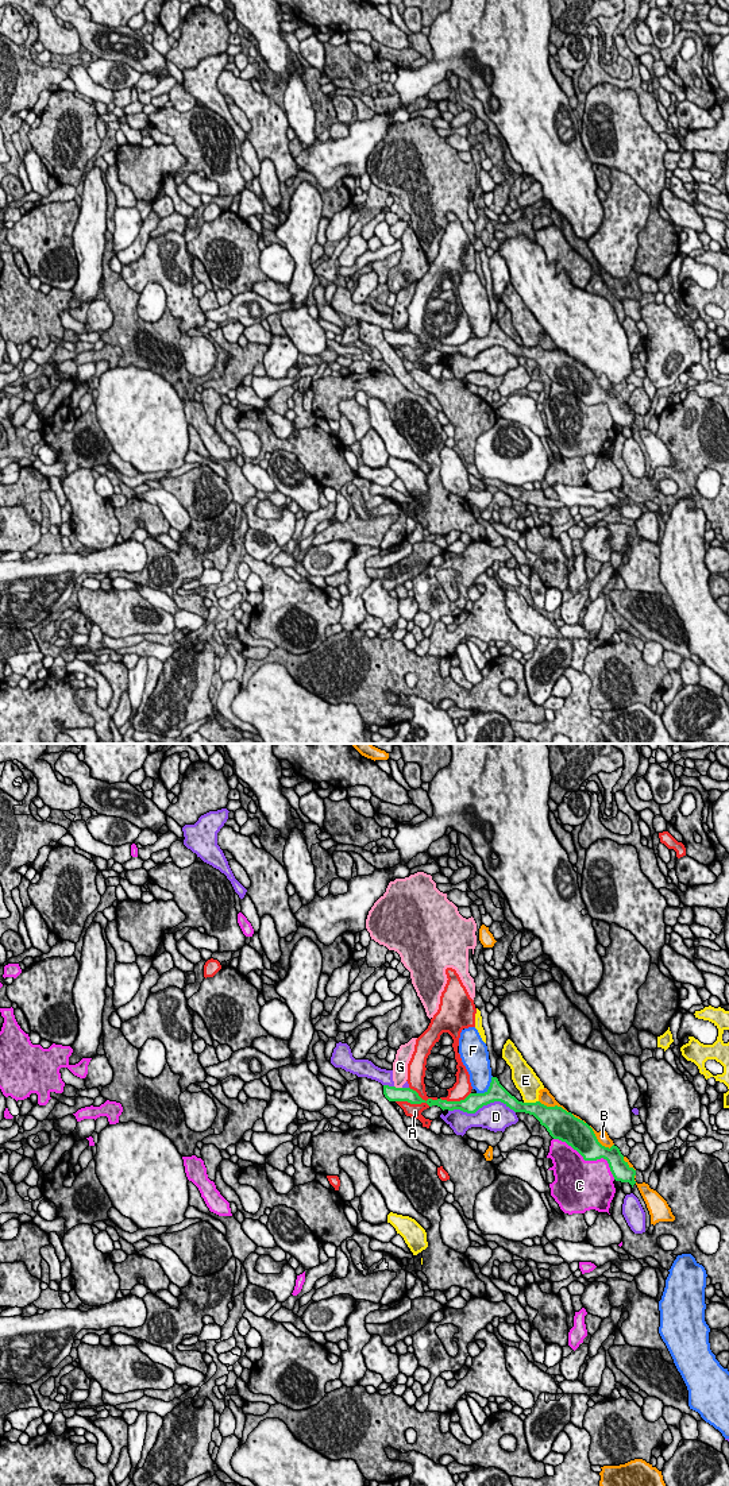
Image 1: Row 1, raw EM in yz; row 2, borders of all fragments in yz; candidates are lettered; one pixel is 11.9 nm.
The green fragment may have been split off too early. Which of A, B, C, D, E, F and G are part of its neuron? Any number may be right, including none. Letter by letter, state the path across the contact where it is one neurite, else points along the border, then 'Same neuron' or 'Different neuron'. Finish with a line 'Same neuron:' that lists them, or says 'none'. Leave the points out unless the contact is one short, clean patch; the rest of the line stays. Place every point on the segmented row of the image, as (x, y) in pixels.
A: Different neuron
B: Different neuron
C: Different neuron
D: Different neuron
E: Different neuron
F: Different neuron
G: Boundary: yz (394, 1085), (401, 1088). Different neuron
Same neuron: none

